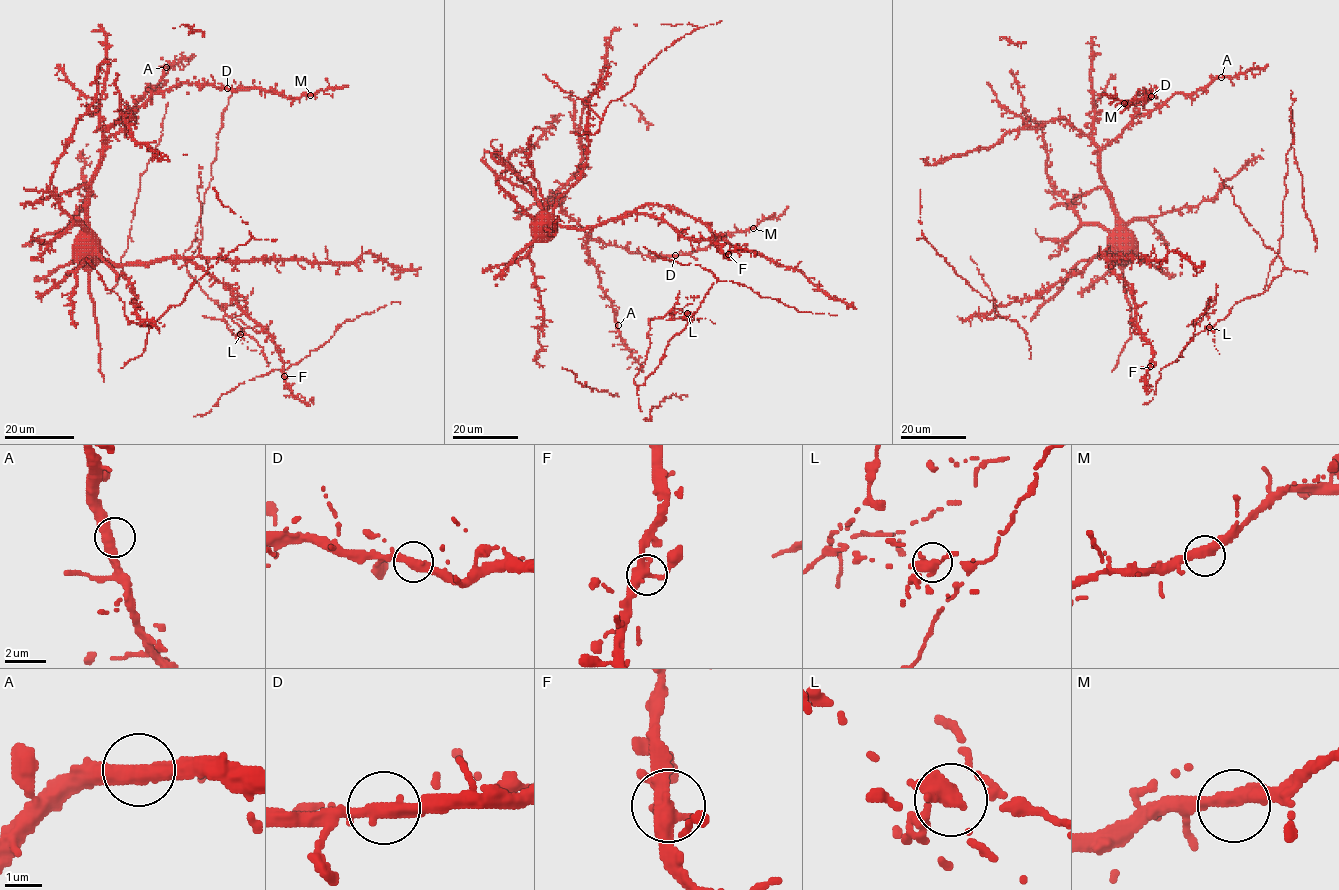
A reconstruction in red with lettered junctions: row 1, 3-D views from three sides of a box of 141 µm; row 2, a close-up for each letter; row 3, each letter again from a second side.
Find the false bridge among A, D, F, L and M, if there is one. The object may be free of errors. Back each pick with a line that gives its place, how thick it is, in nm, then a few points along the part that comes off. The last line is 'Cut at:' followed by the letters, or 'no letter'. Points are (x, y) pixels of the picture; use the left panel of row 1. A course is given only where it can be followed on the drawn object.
L: Place: (240, 334). Thickness 400 nm. Course of the part to remove: (240, 334), (223, 318), (226, 308), (224, 306), (243, 300), (253, 288)
Cut at: L

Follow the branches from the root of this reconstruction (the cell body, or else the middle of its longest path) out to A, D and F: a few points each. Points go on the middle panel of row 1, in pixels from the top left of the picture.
A: (539, 221), (537, 216), (540, 220), (558, 204), (580, 226), (618, 325)
D: (539, 221), (537, 216), (540, 220), (553, 204), (558, 204), (592, 239), (644, 255), (675, 255)
F: (539, 221), (581, 229), (645, 213), (663, 219), (683, 237), (710, 239), (728, 254)

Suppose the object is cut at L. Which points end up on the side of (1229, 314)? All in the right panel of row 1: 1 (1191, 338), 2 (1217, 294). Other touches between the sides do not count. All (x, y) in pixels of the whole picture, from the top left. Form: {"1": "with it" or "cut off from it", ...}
{"1": "with it", "2": "cut off from it"}

